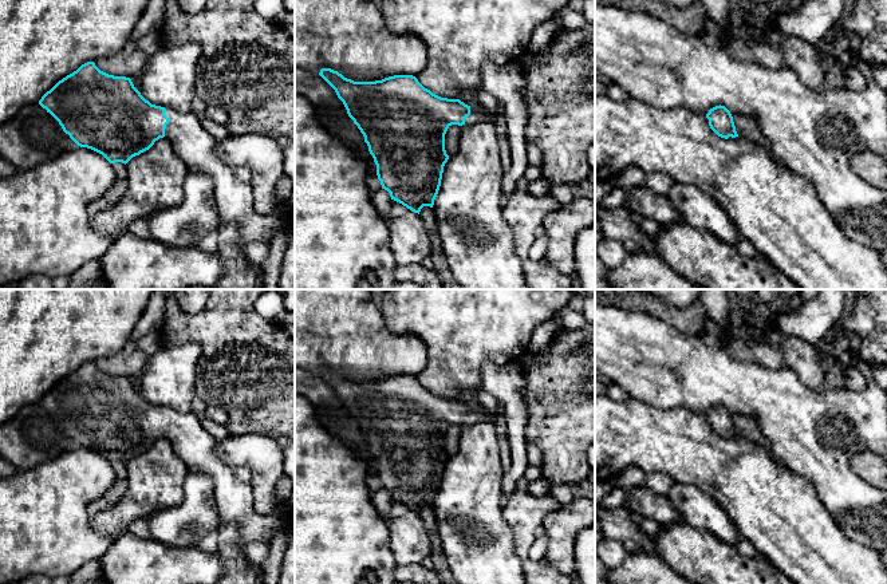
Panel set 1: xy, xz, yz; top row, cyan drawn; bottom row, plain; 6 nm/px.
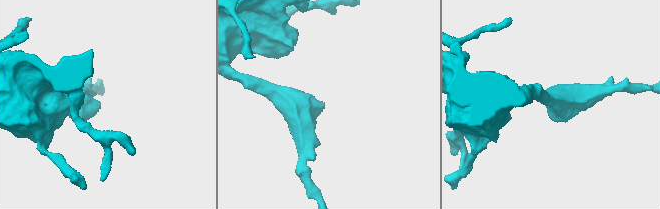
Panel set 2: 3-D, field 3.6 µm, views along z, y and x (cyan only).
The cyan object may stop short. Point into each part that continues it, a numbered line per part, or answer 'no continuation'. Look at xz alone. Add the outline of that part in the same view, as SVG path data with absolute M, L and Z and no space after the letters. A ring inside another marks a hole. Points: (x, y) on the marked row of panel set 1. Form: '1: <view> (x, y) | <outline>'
1: xz (477, 115) | M470 108L470 115L465 118L465 125L476 125L480 122L492 122L494 123L496 117L492 111L482 108Z

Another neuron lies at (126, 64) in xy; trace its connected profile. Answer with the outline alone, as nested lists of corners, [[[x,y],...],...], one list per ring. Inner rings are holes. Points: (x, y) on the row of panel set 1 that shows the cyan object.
[[[135,50],[131,54],[121,51],[110,56],[98,58],[94,63],[109,75],[131,79],[145,68],[147,56],[141,50]]]

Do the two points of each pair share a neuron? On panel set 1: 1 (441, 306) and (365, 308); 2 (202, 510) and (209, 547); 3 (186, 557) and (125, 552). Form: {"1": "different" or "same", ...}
{"1": "different", "2": "different", "3": "same"}

